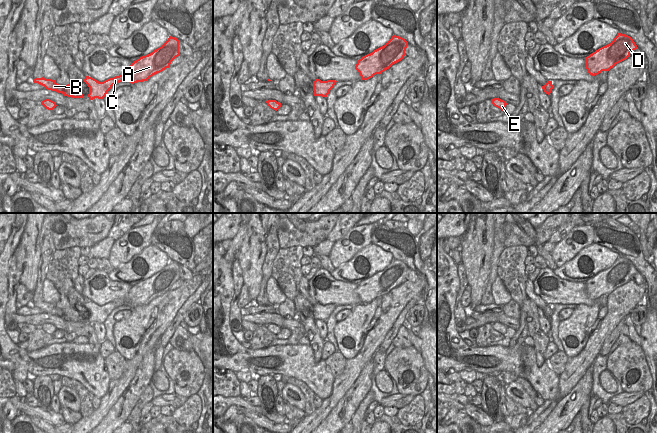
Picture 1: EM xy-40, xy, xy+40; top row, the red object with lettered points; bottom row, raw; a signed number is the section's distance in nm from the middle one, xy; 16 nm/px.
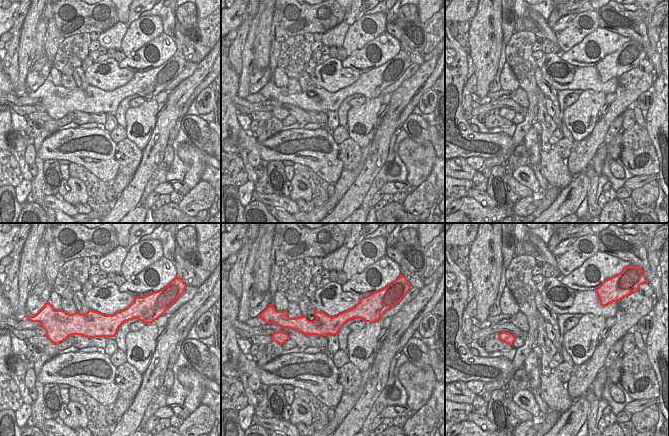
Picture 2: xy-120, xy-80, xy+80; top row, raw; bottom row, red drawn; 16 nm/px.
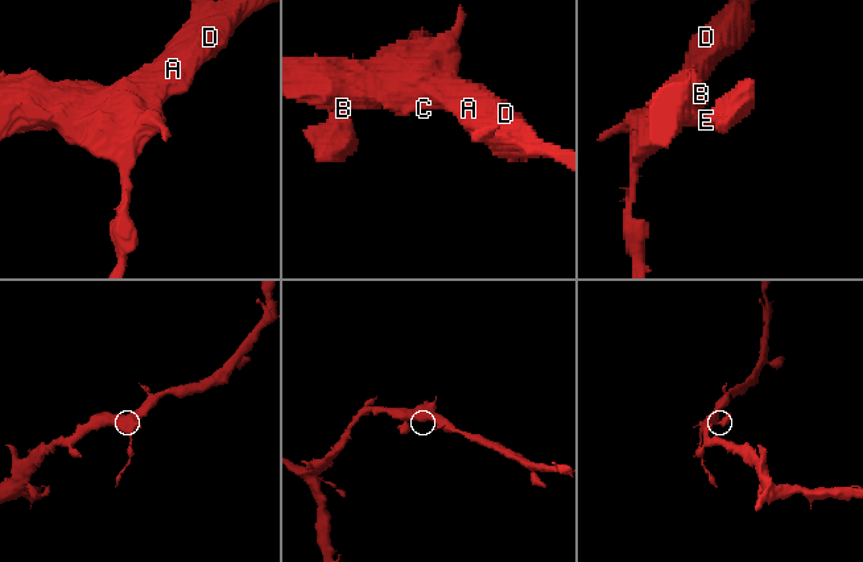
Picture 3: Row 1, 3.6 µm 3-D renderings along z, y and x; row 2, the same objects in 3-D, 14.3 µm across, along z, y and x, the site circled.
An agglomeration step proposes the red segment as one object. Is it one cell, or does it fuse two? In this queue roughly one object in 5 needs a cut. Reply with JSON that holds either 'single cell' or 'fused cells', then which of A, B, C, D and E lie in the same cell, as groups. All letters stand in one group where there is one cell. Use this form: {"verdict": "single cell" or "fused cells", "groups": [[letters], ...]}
{"verdict": "single cell", "groups": [["A", "B", "C", "D", "E"]]}

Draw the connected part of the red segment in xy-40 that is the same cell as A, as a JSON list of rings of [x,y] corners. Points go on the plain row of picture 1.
[[[169,260],[161,271],[131,287],[128,295],[123,299],[109,302],[103,306],[85,299],[84,306],[89,311],[88,321],[90,324],[95,322],[104,323],[112,310],[119,306],[134,308],[147,305],[153,299],[169,292],[171,286],[179,279],[179,264]]]

